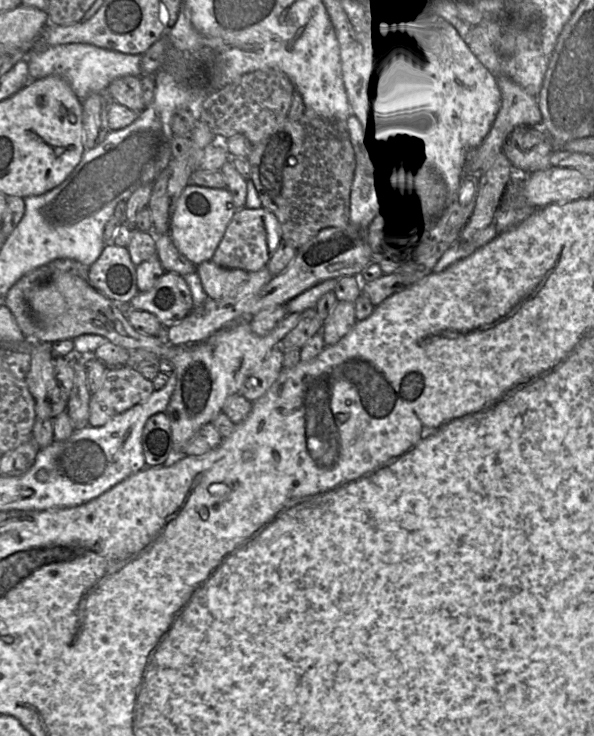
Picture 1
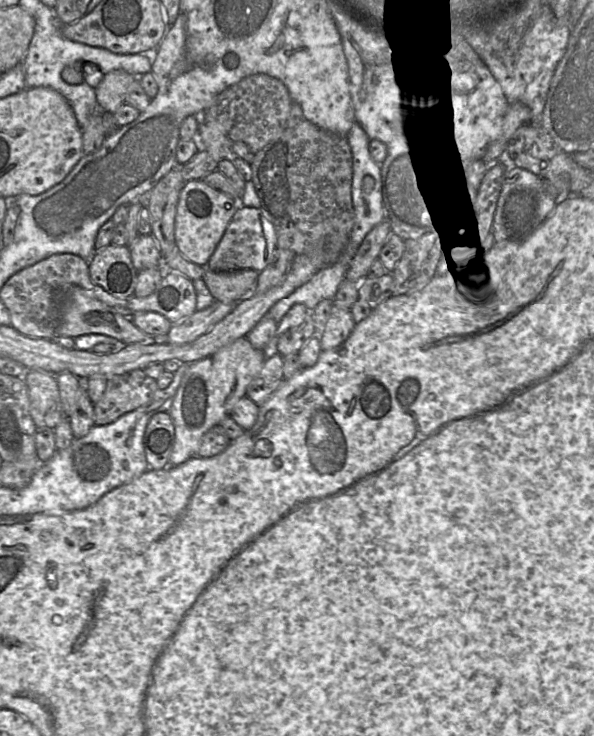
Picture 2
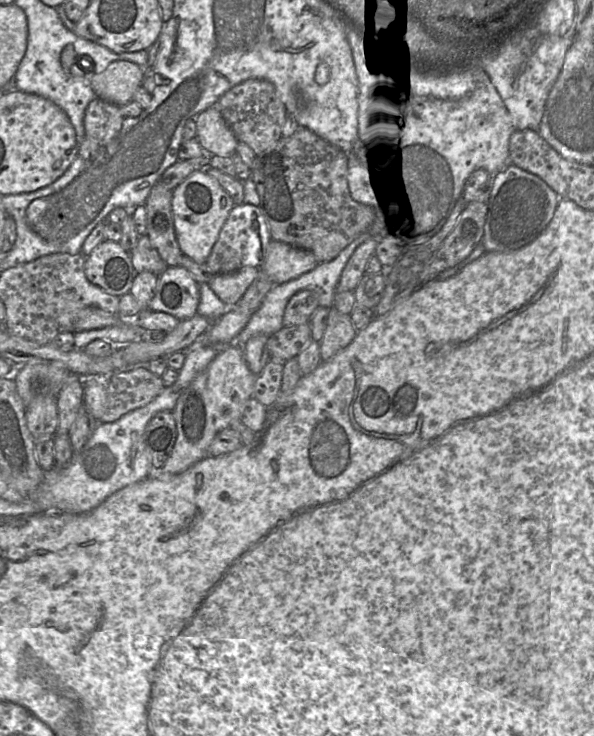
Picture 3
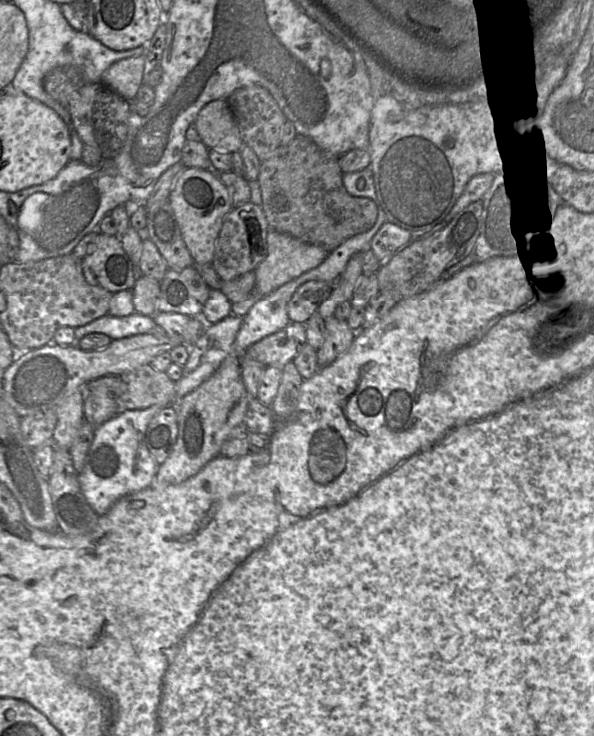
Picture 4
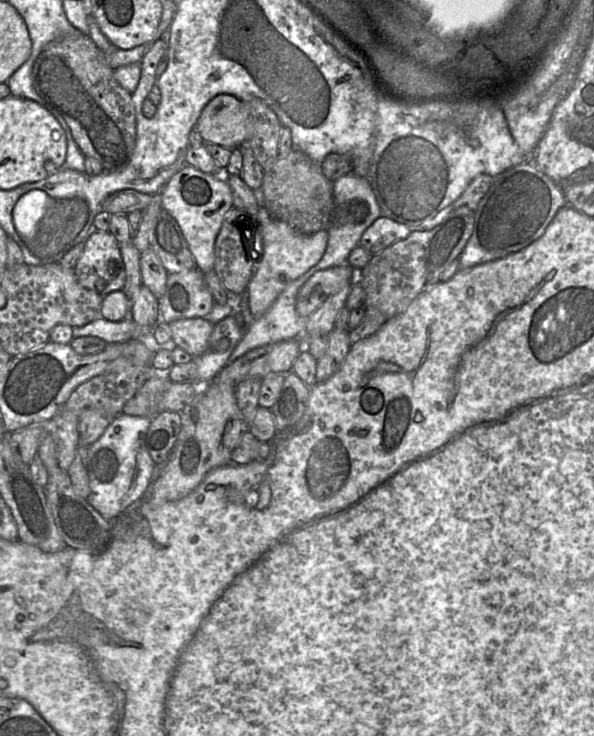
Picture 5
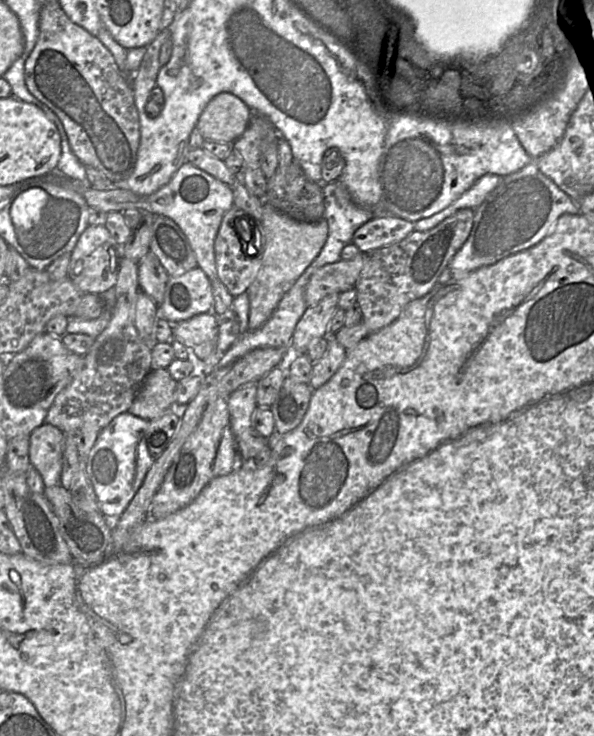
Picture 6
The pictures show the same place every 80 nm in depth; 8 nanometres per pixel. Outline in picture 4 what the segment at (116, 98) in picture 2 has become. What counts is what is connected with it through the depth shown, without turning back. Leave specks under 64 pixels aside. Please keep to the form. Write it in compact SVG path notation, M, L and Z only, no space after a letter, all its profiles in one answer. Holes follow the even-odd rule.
M145 53L114 62L102 75L101 82L128 101L136 99L143 85Z

